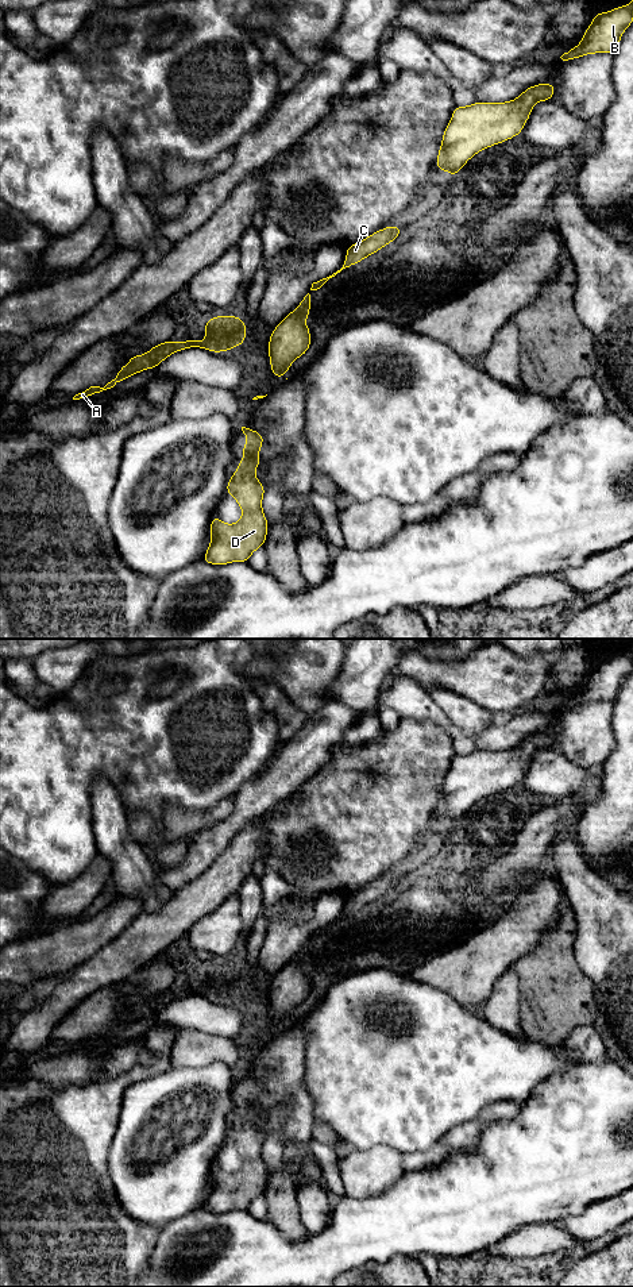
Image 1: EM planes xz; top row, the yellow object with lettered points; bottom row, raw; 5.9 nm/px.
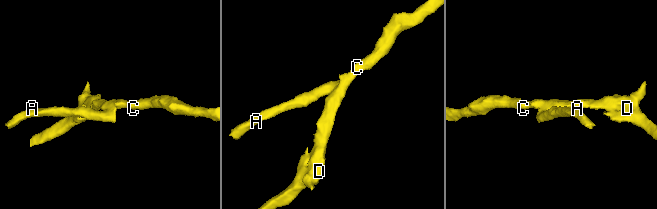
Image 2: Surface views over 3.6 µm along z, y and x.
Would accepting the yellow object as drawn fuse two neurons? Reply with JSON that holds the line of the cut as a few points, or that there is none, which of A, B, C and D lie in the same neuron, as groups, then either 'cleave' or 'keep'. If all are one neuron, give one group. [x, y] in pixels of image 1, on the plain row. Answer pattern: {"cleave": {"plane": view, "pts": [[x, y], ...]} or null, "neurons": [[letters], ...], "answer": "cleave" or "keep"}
{"cleave": {"plane": "xz", "pts": [[300, 952], [309, 954]]}, "neurons": [["A"], ["B", "C", "D"]], "answer": "cleave"}

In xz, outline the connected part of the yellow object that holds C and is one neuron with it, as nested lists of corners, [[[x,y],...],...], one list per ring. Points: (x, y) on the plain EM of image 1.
[[[389,874],[389,875],[386,875],[386,876],[382,876],[382,878],[377,879],[377,881],[374,881],[373,883],[368,883],[368,885],[367,885],[366,887],[363,887],[362,890],[348,894],[348,895],[347,895],[347,902],[346,902],[346,909],[344,909],[343,916],[341,916],[340,918],[337,918],[336,921],[333,921],[332,924],[329,924],[329,925],[327,925],[327,926],[323,926],[323,928],[320,928],[320,929],[317,929],[317,930],[313,930],[310,939],[317,939],[317,937],[320,937],[329,926],[335,925],[335,924],[336,924],[337,921],[340,921],[343,917],[350,916],[350,914],[354,914],[355,912],[363,909],[363,908],[364,908],[366,905],[368,905],[368,903],[377,902],[377,899],[378,899],[379,897],[387,894],[390,890],[393,890],[394,887],[397,887],[402,878],[404,878],[402,875]]]

